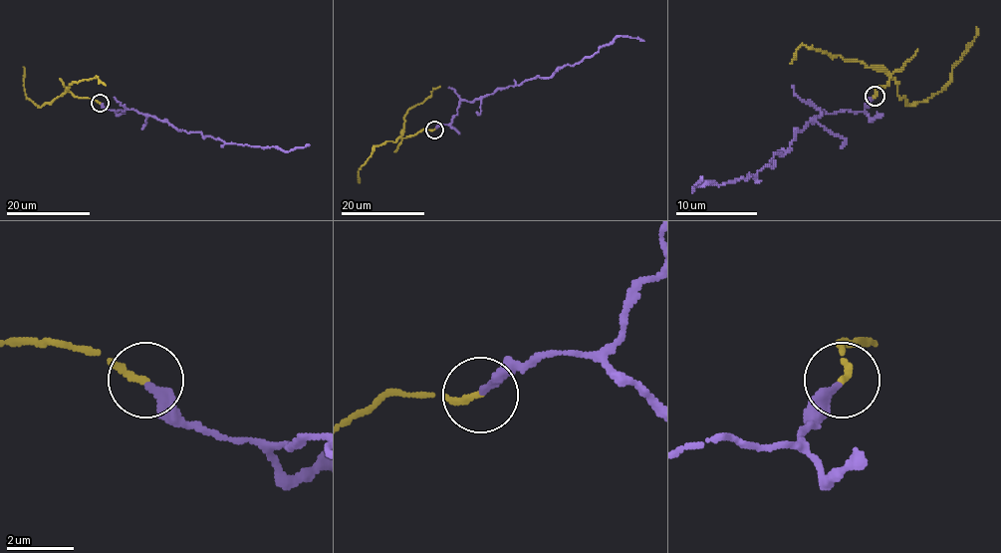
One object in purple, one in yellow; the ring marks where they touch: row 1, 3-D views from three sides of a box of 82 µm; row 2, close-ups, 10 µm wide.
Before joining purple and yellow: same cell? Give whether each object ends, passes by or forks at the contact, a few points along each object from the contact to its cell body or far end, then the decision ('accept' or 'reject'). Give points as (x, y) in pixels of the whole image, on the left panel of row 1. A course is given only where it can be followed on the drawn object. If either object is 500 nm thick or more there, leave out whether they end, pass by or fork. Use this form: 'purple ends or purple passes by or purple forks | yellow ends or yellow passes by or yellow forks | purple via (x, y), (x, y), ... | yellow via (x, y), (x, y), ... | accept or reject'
purple ends | yellow ends | purple via (100, 103), (116, 111), (135, 110), (180, 131), (229, 142), (285, 151), (310, 144) | yellow via (100, 102), (66, 92), (36, 106), (26, 96), (23, 67) | accept

